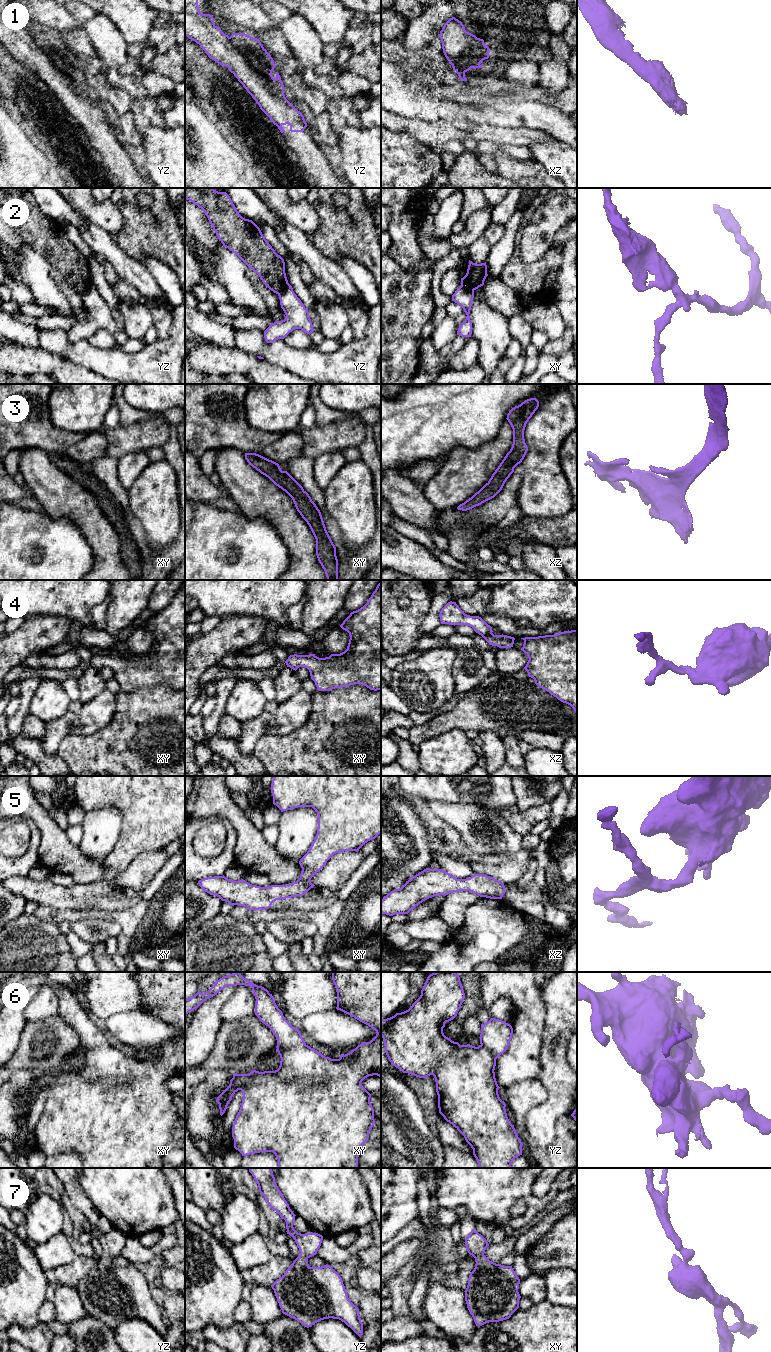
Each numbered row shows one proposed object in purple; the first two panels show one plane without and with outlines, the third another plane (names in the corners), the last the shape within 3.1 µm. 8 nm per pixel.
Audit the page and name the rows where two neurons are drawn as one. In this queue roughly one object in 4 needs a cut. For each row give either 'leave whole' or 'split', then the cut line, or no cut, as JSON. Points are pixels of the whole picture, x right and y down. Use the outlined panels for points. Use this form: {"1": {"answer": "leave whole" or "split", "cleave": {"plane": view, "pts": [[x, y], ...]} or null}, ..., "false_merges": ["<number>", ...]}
{"1": {"answer": "leave whole", "cleave": null}, "2": {"answer": "split", "cleave": {"plane": "yz", "pts": [[288, 283], [278, 294]]}}, "3": {"answer": "leave whole", "cleave": null}, "4": {"answer": "leave whole", "cleave": null}, "5": {"answer": "leave whole", "cleave": null}, "6": {"answer": "leave whole", "cleave": null}, "7": {"answer": "leave whole", "cleave": null}, "false_merges": ["2"]}

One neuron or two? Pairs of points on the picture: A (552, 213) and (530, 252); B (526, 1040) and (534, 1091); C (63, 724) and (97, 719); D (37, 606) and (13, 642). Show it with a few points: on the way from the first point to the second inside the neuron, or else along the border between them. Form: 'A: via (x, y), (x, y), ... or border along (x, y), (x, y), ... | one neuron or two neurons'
A: via (545, 223), (535, 242) | one neuron
B: border along (537, 1078), (519, 1081), (509, 1086) | two neurons
C: via (71, 719), (89, 720) | one neuron
D: border along (55, 615), (34, 615), (32, 617) | two neurons

